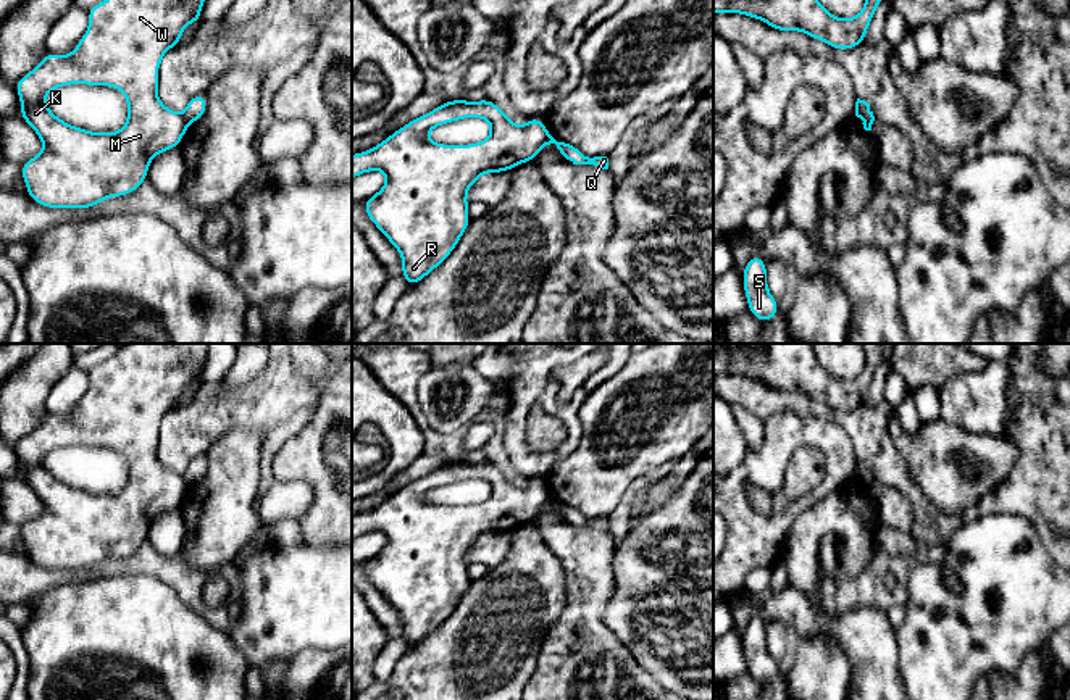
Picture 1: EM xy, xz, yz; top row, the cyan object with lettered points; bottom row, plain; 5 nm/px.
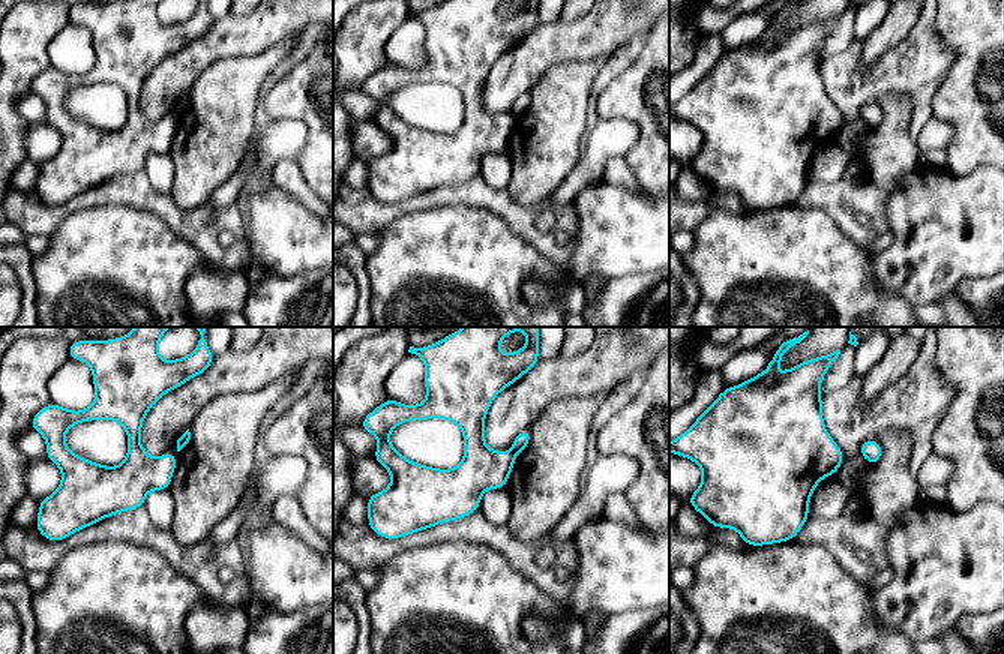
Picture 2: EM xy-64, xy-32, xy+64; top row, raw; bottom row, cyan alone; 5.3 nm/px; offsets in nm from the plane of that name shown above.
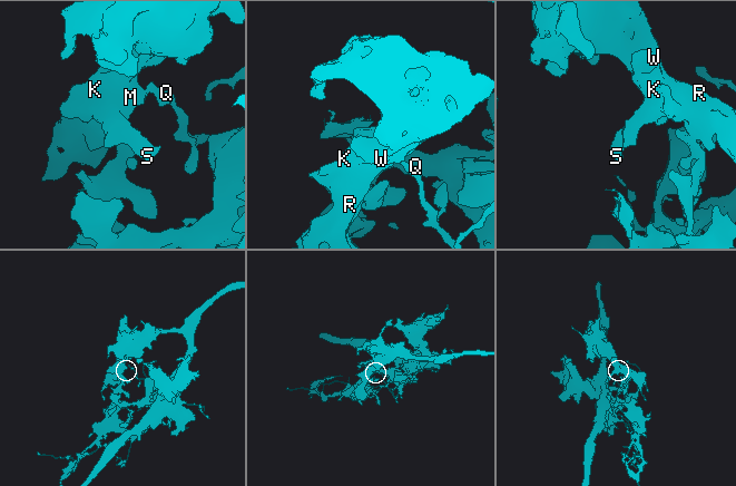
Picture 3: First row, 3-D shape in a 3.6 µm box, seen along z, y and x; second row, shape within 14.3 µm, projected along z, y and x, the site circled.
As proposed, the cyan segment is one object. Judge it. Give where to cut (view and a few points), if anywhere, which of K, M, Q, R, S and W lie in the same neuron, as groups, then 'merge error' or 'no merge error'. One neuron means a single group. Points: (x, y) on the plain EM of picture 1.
xy (179, 476), (188, 486) | K M R S W / Q | merge error

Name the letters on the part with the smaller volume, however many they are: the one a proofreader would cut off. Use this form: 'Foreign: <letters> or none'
Foreign: Q

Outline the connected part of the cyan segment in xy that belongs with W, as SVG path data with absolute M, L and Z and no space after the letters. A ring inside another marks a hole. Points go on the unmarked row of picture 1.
M123 344L107 361L90 368L89 390L77 403L71 416L47 413L44 421L15 445L21 461L21 481L26 482L44 503L44 511L21 526L27 558L45 569L95 569L110 558L132 555L147 542L152 519L181 506L187 492L187 482L166 469L158 460L158 429L163 416L181 405L181 395L190 384L200 384L200 373L208 355L208 344ZM71 445L110 447L121 452L127 465L127 481L118 494L92 494L68 485L55 477L45 466L48 453Z

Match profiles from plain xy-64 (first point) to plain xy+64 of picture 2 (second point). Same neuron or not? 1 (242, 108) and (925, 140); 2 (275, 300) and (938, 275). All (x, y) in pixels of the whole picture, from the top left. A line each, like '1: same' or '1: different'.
1: different
2: different

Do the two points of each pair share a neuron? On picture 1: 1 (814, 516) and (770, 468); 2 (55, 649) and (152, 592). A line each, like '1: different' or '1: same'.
1: different
2: same

